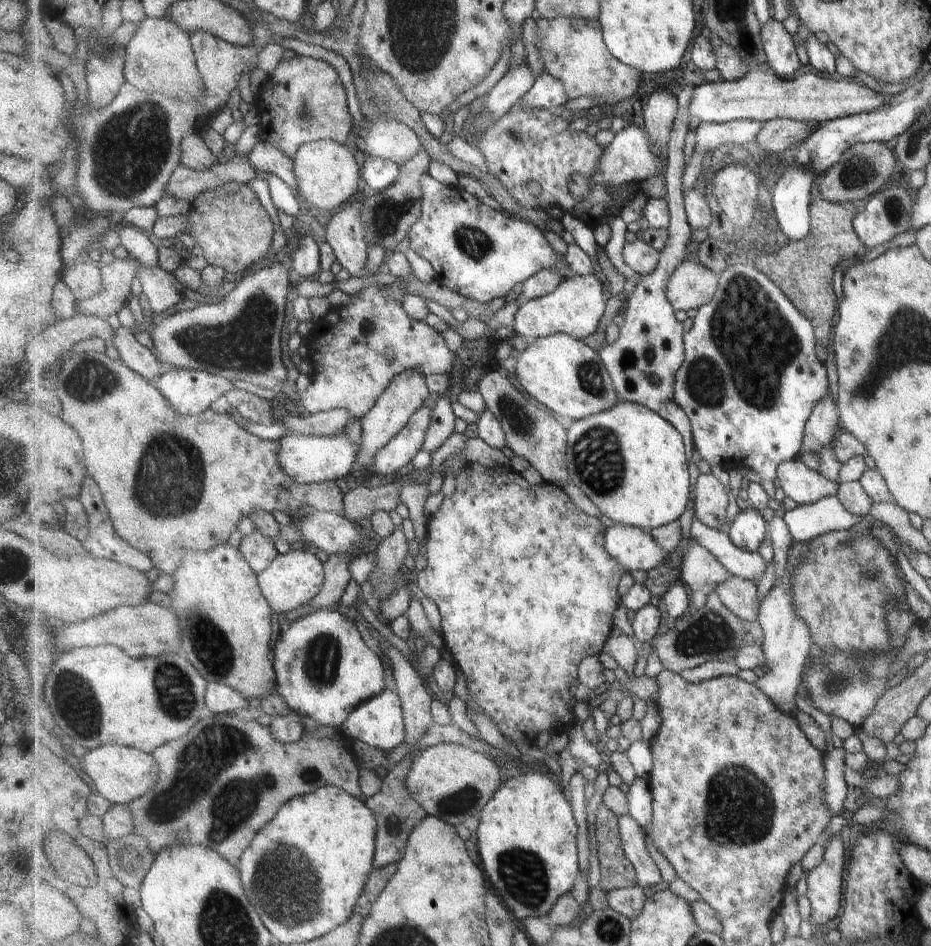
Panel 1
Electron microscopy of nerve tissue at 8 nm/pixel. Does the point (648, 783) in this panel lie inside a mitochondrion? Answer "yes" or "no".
no

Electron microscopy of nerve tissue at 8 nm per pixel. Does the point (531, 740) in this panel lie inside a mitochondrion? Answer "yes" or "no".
no

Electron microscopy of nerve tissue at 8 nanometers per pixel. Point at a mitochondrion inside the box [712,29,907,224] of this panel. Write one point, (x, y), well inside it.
(857, 172)

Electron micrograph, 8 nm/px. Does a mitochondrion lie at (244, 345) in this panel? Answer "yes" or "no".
yes

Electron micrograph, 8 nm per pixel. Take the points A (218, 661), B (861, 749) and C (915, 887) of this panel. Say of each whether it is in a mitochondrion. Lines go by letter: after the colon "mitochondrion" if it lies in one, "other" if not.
A: mitochondrion
B: other
C: other

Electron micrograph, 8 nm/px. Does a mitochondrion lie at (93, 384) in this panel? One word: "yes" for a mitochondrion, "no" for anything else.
yes

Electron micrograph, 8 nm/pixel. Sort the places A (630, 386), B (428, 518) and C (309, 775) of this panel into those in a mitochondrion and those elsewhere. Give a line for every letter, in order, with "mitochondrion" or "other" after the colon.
A: mitochondrion
B: other
C: mitochondrion

